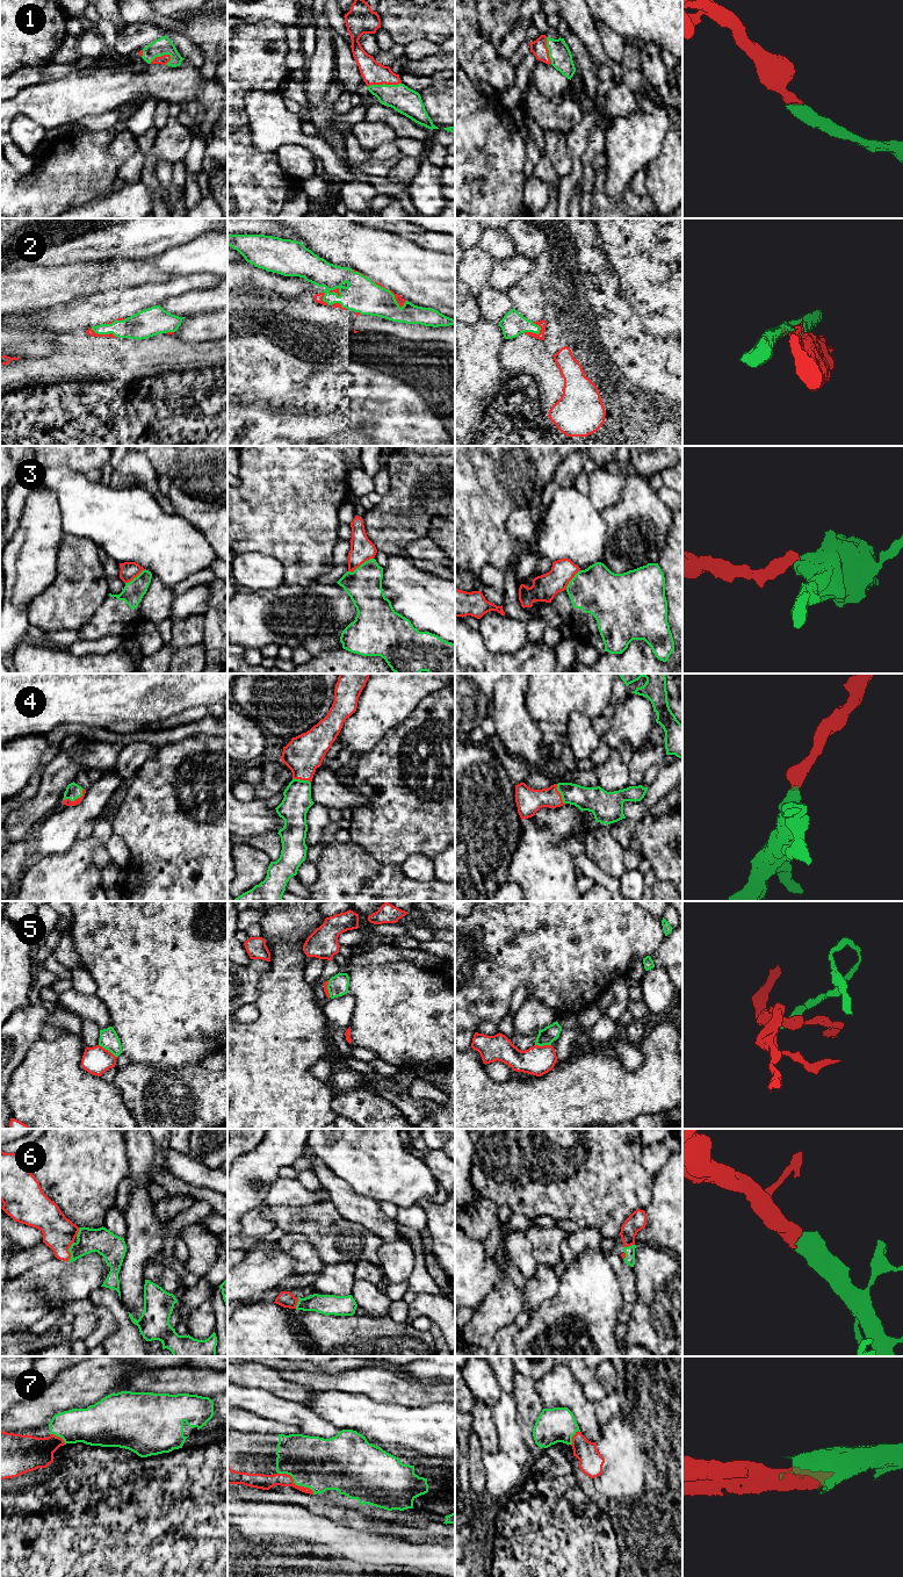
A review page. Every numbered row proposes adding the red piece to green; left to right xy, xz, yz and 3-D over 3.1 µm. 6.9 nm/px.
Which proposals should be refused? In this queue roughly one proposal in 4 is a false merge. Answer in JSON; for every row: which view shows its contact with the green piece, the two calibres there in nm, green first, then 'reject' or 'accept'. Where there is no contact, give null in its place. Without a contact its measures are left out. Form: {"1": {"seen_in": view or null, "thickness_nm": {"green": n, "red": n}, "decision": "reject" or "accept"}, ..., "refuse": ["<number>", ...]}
{"1": {"seen_in": "xz", "thickness_nm": {"green": 190, "red": 160}, "decision": "accept"}, "2": {"seen_in": "xz", "thickness_nm": {"green": 240, "red": 50}, "decision": "reject"}, "3": {"seen_in": "xz", "thickness_nm": {"green": 240, "red": 160}, "decision": "reject"}, "4": {"seen_in": "xy", "thickness_nm": {"green": 110, "red": 50}, "decision": "accept"}, "5": {"seen_in": "xy", "thickness_nm": {"green": 130, "red": 190}, "decision": "reject"}, "6": {"seen_in": "xy", "thickness_nm": {"green": 170, "red": 220}, "decision": "accept"}, "7": {"seen_in": "xz", "thickness_nm": {"green": 360, "red": 110}, "decision": "accept"}, "refuse": ["2", "3", "5"]}

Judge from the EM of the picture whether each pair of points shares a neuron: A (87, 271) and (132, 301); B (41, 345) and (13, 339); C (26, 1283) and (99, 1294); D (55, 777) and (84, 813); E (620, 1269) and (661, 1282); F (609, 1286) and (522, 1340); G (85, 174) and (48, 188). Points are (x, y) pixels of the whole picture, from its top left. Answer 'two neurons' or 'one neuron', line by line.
A: two neurons
B: one neuron
C: two neurons
D: two neurons
E: two neurons
F: one neuron
G: one neuron

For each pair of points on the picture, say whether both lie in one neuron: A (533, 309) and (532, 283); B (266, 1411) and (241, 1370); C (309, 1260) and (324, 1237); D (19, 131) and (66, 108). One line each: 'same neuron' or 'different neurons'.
A: different neurons
B: different neurons
C: different neurons
D: different neurons

